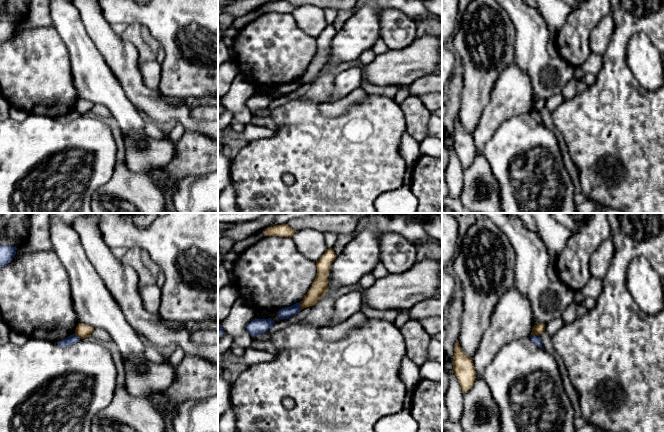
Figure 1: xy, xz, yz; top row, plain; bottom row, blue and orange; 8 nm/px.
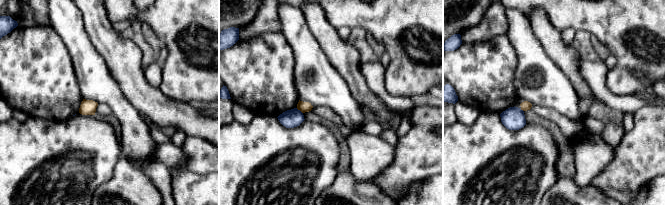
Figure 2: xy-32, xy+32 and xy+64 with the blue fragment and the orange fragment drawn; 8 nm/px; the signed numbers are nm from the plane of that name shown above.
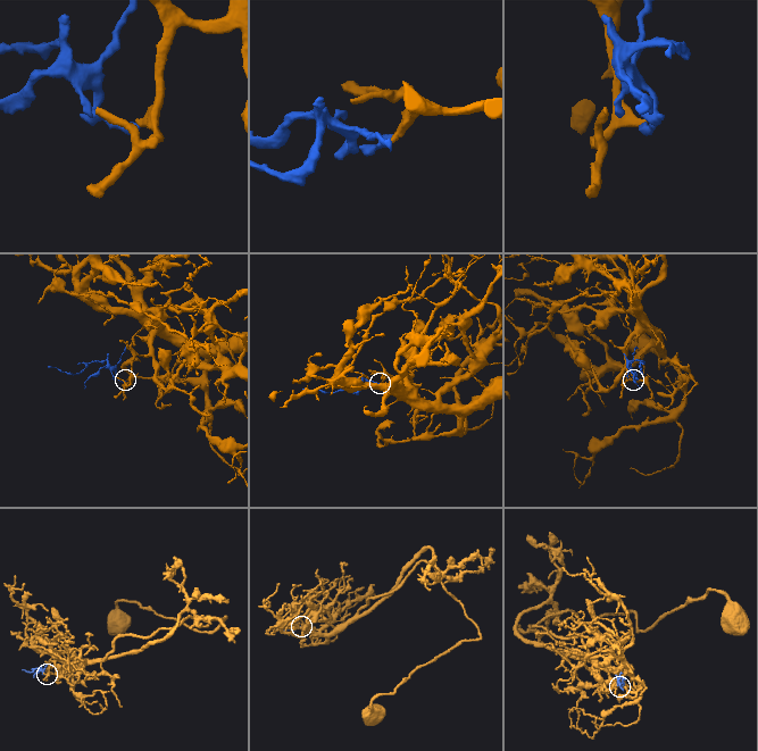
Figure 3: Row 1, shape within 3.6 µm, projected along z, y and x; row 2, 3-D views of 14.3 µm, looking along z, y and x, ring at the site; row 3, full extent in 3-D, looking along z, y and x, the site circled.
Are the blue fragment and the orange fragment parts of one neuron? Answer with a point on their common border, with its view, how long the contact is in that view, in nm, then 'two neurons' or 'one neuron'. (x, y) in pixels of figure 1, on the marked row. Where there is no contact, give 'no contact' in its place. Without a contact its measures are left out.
xz (300, 305) | 70 nm | two neurons

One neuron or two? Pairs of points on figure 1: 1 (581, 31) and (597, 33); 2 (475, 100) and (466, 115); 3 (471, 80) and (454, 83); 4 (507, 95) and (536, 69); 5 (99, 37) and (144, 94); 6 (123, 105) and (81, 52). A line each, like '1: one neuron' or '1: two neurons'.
1: two neurons
2: one neuron
3: two neurons
4: two neurons
5: one neuron
6: one neuron

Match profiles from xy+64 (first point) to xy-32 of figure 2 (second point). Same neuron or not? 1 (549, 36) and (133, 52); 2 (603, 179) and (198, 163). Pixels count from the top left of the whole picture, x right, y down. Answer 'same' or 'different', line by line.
1: same
2: same

